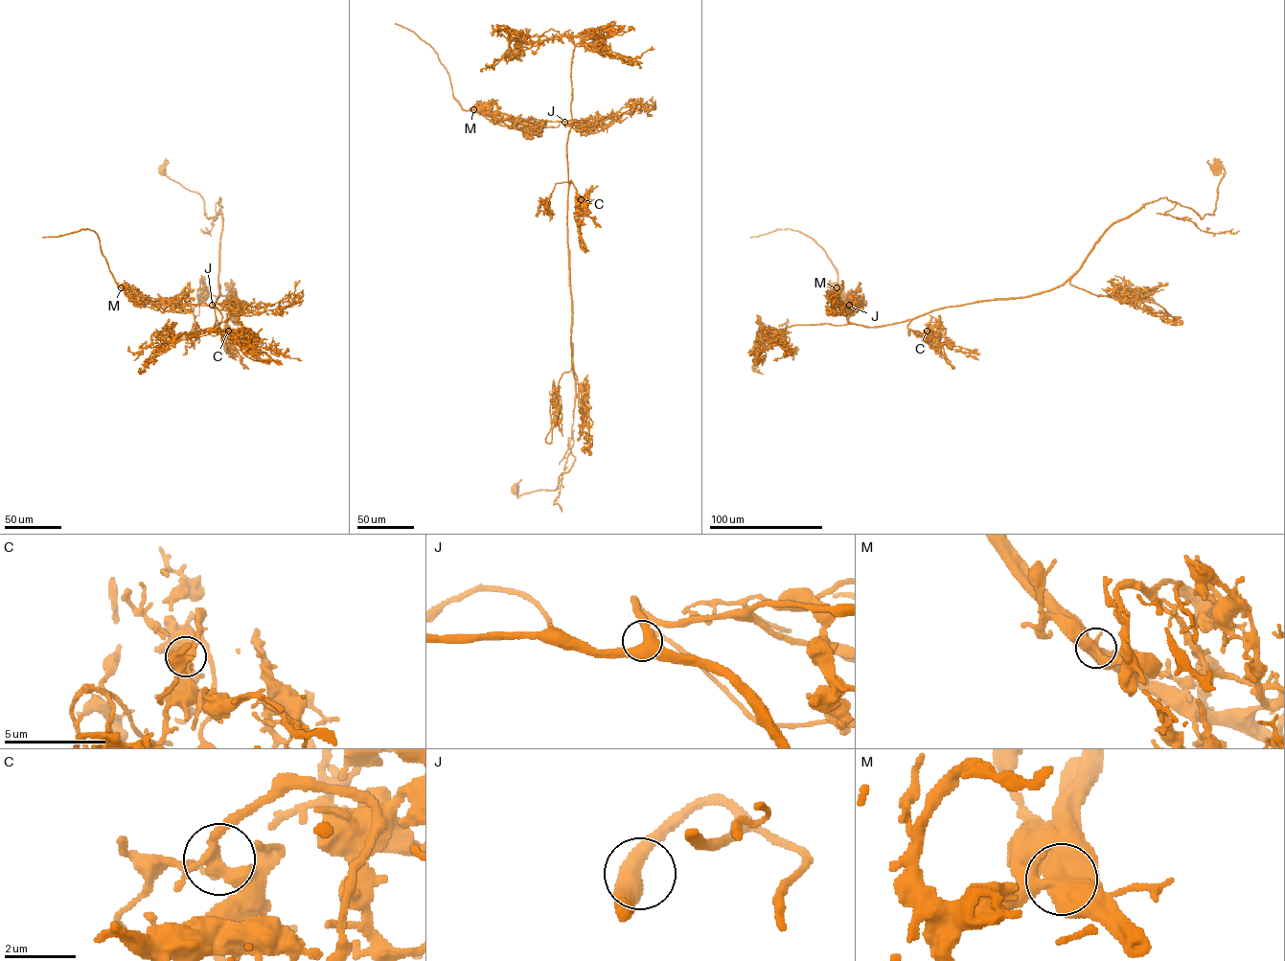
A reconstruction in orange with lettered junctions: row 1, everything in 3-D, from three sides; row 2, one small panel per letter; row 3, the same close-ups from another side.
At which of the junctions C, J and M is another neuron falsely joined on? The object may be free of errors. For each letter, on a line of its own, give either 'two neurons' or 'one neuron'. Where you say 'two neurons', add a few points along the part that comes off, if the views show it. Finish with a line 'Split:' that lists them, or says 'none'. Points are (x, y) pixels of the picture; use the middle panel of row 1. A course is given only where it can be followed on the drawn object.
C: one neuron
J: one neuron
M: two neurons; course (473, 109), (464, 110), (454, 99), (449, 77), (437, 53), (414, 33), (395, 23)
Split: M

